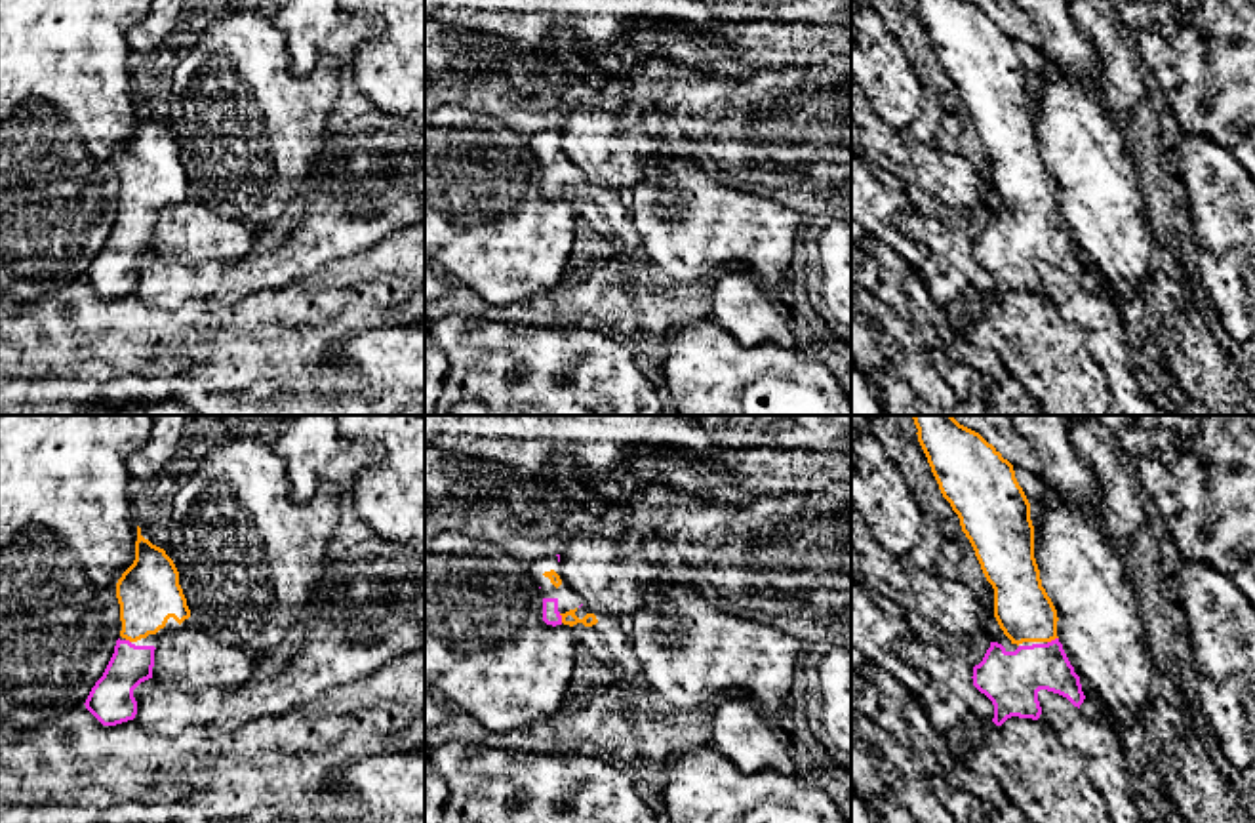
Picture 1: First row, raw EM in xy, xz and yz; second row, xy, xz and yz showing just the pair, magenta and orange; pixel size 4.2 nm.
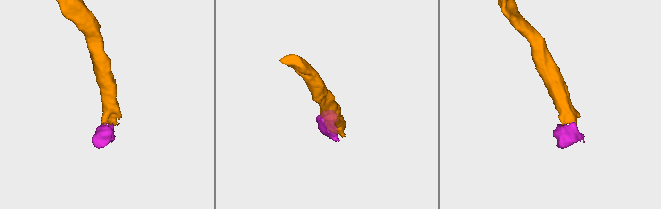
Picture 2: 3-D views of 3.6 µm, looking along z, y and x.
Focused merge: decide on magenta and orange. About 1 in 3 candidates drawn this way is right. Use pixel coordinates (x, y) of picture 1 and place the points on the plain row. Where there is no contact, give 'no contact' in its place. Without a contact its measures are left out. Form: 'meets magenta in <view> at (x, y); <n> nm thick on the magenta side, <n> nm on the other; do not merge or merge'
meets magenta in yz at (1052, 214); 240 nm thick on the magenta side, 240 nm on the other; merge

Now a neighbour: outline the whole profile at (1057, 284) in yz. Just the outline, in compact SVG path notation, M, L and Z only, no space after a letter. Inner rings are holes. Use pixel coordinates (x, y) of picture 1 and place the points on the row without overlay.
M1040 263L1040 295L1051 301L1059 314L1086 331L1089 354L1103 366L1112 404L1112 415L1219 415L1200 404L1179 381L1171 387L1171 406L1162 408L1146 392L1152 381L1126 324L1122 307L1108 293L1087 291L1066 271Z

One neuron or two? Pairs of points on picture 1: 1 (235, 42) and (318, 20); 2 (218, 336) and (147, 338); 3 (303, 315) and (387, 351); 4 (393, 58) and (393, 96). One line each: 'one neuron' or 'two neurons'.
1: two neurons
2: one neuron
3: two neurons
4: one neuron

